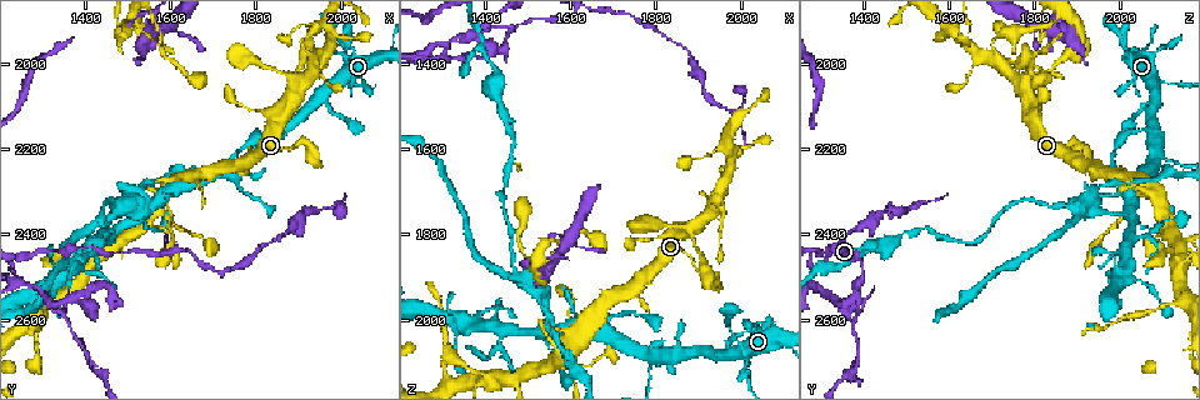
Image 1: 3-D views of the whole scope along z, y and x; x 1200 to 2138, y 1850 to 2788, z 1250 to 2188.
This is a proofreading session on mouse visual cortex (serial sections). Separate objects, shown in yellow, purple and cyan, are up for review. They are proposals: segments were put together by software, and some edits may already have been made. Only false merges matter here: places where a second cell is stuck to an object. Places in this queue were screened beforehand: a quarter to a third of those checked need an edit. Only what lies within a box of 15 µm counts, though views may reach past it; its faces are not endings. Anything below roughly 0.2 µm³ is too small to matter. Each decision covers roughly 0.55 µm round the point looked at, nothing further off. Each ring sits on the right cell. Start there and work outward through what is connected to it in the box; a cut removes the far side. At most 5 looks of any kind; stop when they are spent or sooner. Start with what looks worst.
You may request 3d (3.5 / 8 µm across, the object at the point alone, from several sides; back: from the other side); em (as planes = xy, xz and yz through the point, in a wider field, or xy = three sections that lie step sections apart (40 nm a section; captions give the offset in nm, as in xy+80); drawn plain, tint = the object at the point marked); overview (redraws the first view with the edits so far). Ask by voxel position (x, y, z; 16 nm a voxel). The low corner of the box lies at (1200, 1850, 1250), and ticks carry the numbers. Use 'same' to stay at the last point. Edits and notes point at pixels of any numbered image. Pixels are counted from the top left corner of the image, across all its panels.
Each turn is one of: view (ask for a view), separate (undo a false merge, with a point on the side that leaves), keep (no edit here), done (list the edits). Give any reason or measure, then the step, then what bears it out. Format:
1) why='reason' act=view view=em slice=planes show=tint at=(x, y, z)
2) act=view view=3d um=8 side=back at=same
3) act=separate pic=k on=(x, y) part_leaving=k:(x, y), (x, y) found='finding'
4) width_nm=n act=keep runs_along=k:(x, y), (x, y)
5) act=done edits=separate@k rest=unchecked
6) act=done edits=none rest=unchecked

why='three arms meet' act=view view=3d um=3.5 at=(1540, 2340, 1945)

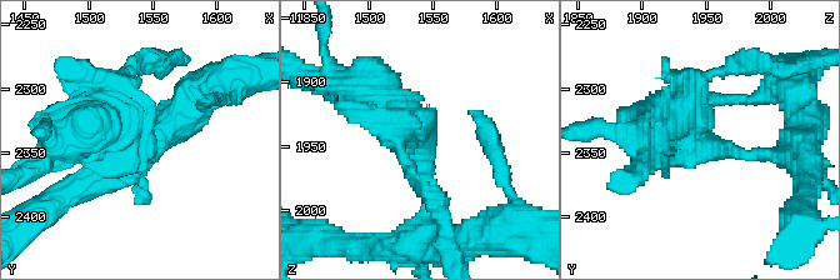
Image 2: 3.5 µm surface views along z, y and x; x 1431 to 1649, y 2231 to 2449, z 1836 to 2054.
act=view view=em slice=xy step=5 show=tint at=(1538, 2344, 1940)

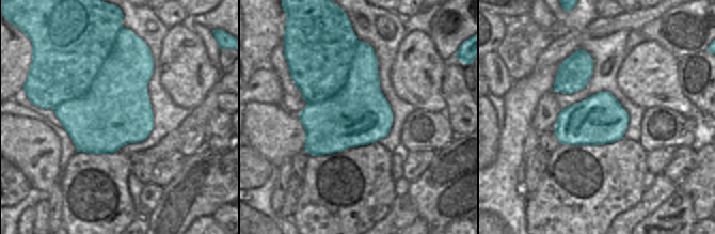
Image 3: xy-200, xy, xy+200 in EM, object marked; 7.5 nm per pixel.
act=separate pic=2 on=(344, 100) found='two cells meet here'

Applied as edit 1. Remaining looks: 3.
why='see it whole again' act=view view=overview

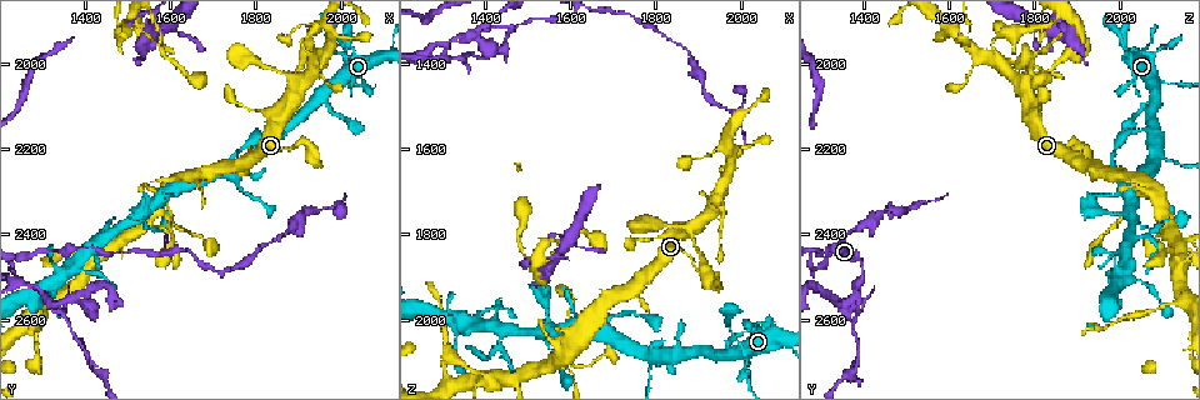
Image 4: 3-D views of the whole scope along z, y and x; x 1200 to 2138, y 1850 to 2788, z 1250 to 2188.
act=view view=em slice=xy step=5 show=tint at=(1550, 2370, 2115)

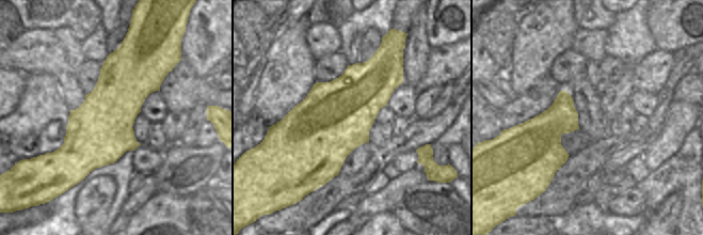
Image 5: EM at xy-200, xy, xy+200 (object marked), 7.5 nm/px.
why='see where the arms go' act=view view=3d um=3.5 at=same

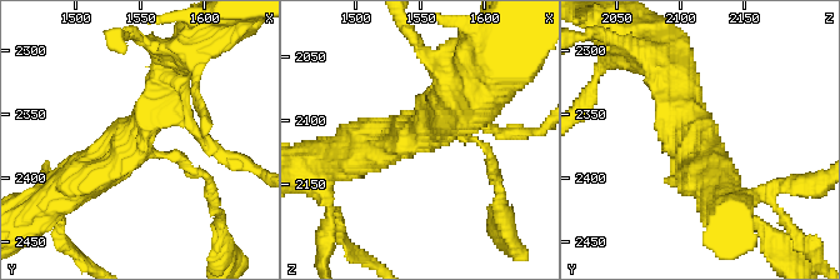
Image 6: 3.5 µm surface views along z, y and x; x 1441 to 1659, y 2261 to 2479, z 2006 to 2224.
arm_widths_nm=150,450,500 act=keep runs_along=6:(174, 71), (128, 148), (70, 186) found='one cell here'

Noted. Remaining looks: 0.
act=done edits=separate@2 rest=unchecked

